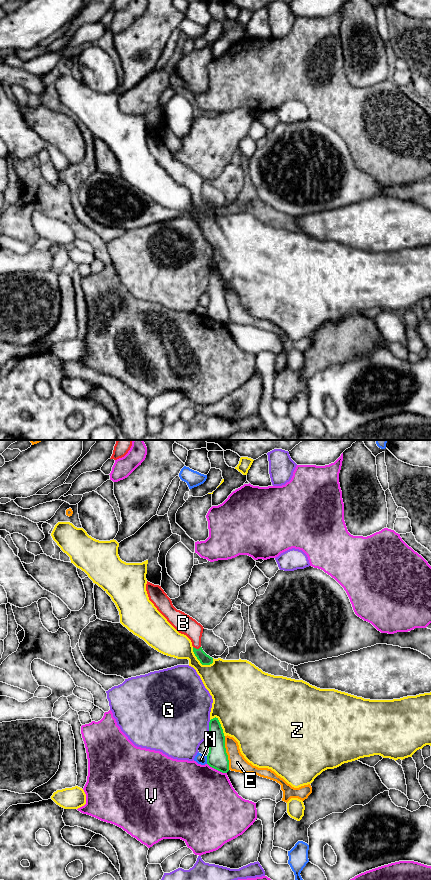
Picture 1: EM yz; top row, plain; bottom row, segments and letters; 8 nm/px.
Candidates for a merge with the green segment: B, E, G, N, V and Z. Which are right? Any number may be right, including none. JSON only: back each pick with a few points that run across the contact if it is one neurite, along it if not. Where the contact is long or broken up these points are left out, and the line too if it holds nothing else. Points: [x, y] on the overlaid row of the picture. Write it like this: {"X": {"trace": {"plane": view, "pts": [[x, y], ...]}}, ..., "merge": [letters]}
{"B": {"trace": {"plane": "yz", "pts": [[204, 659], [197, 649], [195, 635], [183, 623]]}}, "merge": ["B"]}

